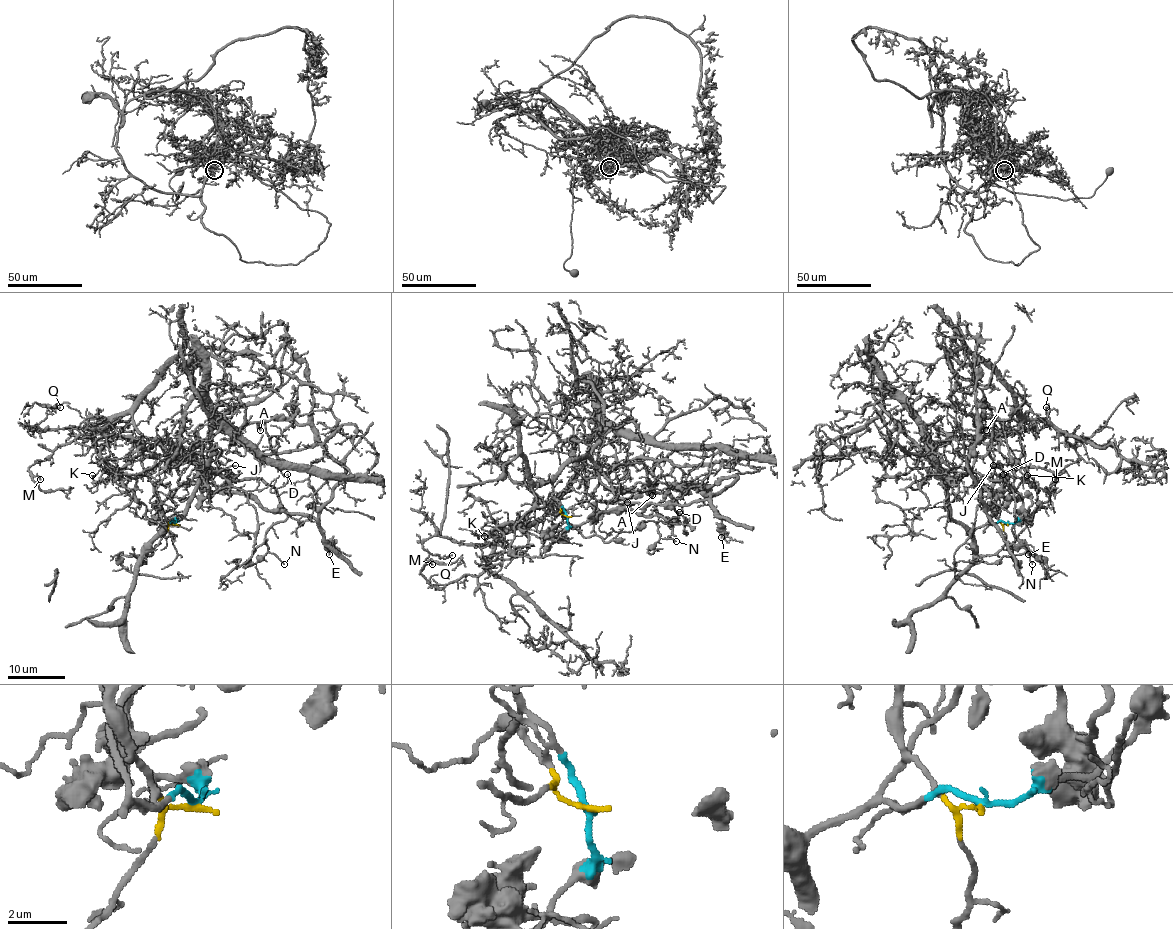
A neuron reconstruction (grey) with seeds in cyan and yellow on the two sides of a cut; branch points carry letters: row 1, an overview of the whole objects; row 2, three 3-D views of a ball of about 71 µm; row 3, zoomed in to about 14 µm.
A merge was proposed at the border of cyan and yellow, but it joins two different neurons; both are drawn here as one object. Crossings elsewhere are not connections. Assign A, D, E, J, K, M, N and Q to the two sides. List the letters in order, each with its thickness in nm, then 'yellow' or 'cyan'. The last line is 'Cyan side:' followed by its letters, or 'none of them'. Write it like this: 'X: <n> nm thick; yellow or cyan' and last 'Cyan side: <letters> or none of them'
A: 200 nm thick; cyan
D: 90 nm thick; cyan
E: 140 nm thick; cyan
J: 160 nm thick; cyan
K: 130 nm thick; yellow
M: 100 nm thick; yellow
N: 130 nm thick; cyan
Q: 110 nm thick; yellow
Cyan side: A, D, E, J, N

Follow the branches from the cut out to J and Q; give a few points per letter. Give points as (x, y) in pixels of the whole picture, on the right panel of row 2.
J: (1007, 523), (1030, 516), (1020, 497), (1003, 495), (1003, 470), (993, 465)
Q: (1007, 524), (992, 512), (987, 445), (1014, 413), (1034, 425), (1027, 431), (1037, 431), (1046, 421), (1046, 406)

